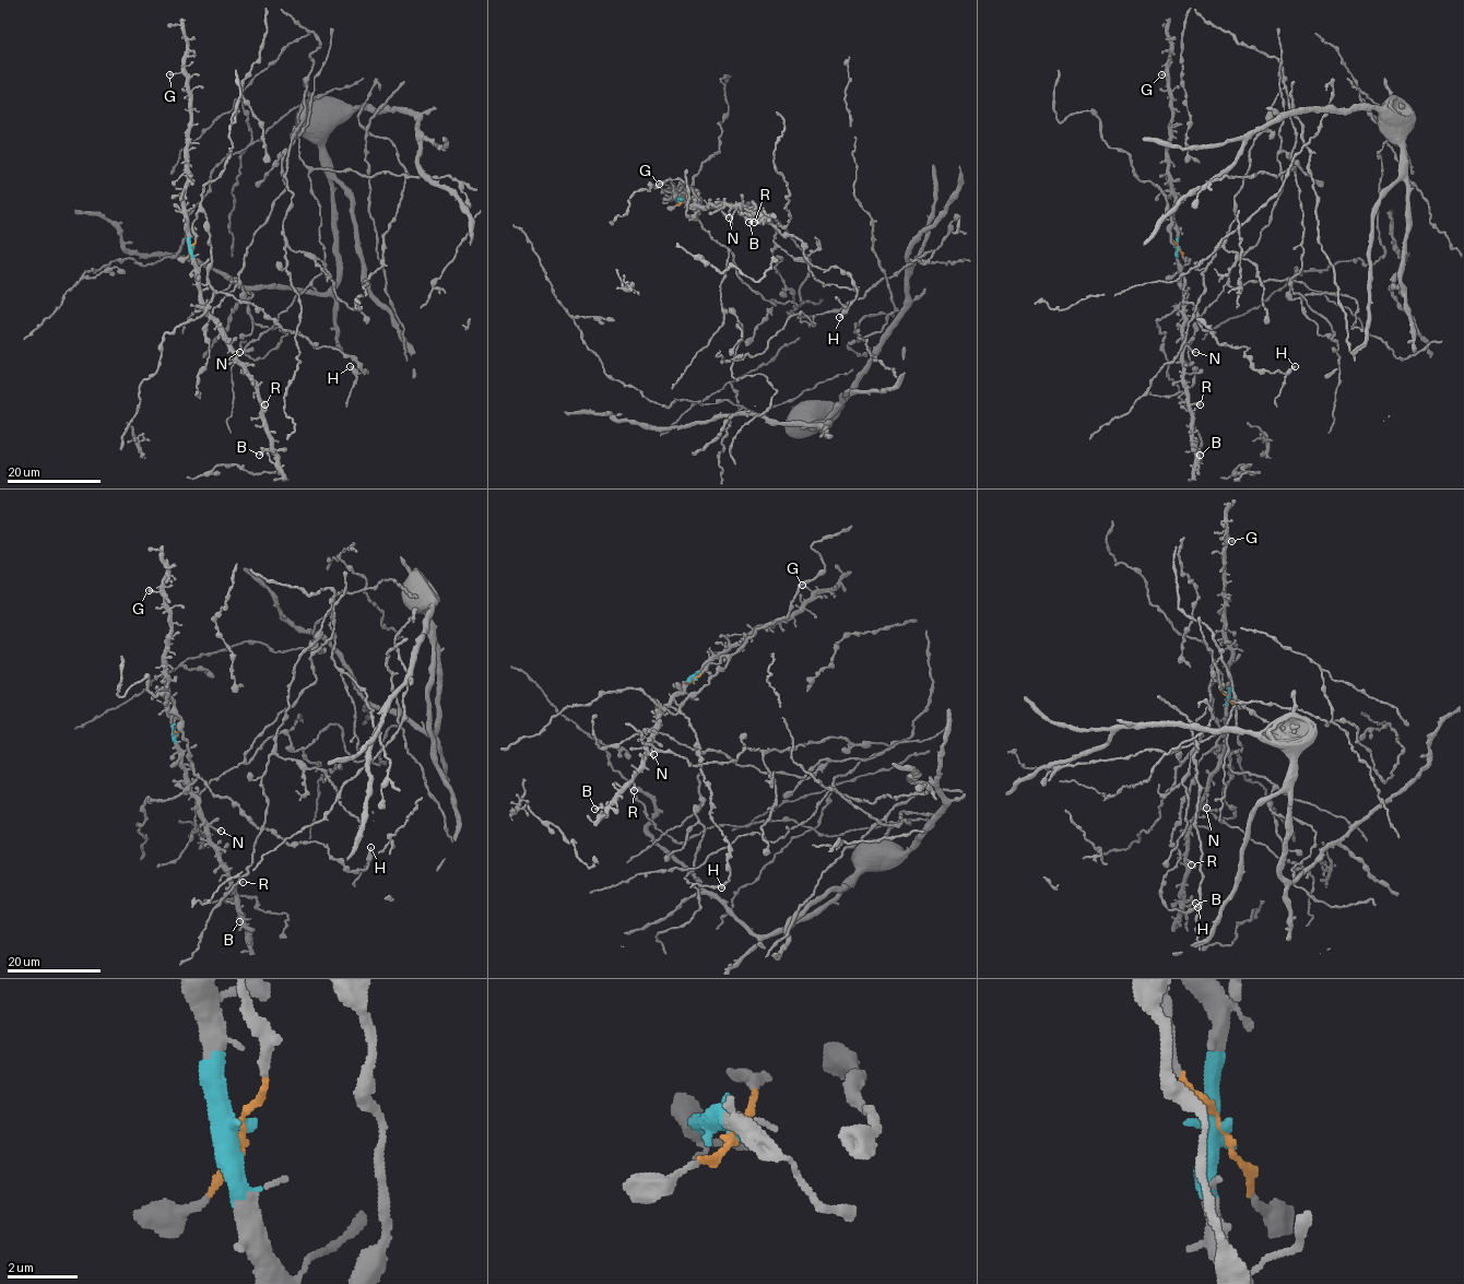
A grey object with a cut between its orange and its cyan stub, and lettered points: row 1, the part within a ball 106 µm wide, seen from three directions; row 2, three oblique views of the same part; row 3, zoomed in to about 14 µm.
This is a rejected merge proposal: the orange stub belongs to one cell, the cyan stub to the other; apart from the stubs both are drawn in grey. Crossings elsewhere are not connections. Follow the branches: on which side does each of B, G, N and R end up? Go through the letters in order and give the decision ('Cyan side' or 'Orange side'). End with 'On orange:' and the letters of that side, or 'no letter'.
B: Cyan side
G: Cyan side
N: Cyan side
R: Cyan side
On orange: no letter

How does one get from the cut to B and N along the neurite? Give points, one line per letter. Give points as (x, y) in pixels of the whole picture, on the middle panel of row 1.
B: (682, 200), (703, 207), (742, 204), (759, 214), (748, 223)
N: (682, 200), (688, 204), (715, 204), (729, 216)

